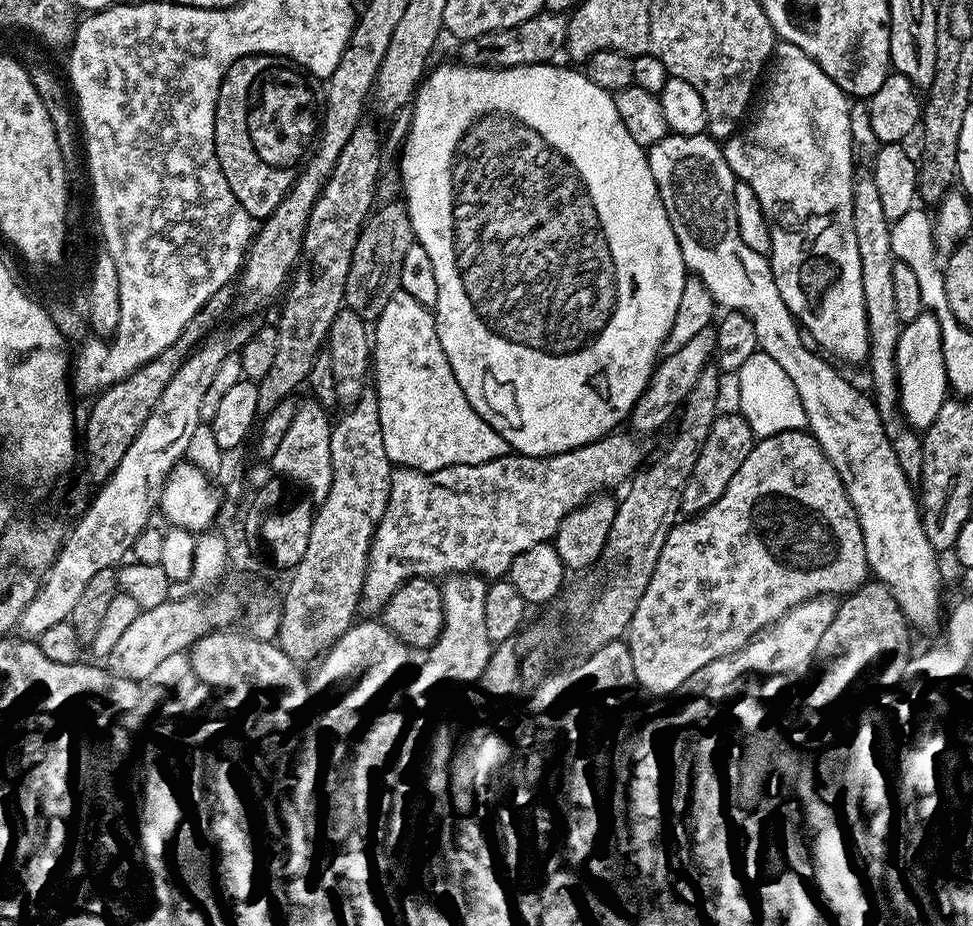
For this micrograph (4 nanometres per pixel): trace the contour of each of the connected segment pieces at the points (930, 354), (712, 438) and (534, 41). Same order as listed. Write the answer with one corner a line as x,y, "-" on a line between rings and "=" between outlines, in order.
922,311
914,322
900,329
896,347
896,382
898,385
898,408
906,419
907,427
926,430
938,418
945,400
949,399
948,361
942,358
942,330
940,320
932,312
=
735,411
717,415
716,421
710,426
710,434
706,434
706,442
702,442
702,450
698,454
698,462
694,462
694,470
686,482
686,490
682,490
681,513
685,517
694,516
706,510
730,486
730,478
738,474
738,466
746,462
746,454
750,454
754,437
750,426
743,416
=
547,10
526,18
516,28
494,30
487,38
465,40
459,45
463,63
477,68
513,68
531,64
547,64
555,61
556,55
565,51
564,43
568,33
567,19
559,12

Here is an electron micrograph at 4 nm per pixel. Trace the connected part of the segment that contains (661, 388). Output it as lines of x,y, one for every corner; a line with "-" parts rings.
708,327
694,334
686,346
681,346
679,350
674,350
674,354
664,356
652,370
652,376
648,379
648,385
643,394
638,398
638,402
632,407
630,417
631,431
636,434
640,432
656,432
668,419
675,417
679,413
685,398
694,382
698,382
698,374
702,374
704,368
713,363
716,354
716,328

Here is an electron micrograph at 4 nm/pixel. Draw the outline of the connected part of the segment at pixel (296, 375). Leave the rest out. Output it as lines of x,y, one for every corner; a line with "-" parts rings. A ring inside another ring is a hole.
361,122
354,134
350,134
350,142
342,146
342,154
338,154
338,162
310,210
304,231
302,259
290,277
286,288
288,297
280,308
280,317
274,320
274,327
278,330
275,357
269,372
256,384
261,417
270,414
278,402
289,399
292,391
307,381
314,358
325,349
330,326
334,326
334,318
338,318
344,307
350,258
354,254
358,234
373,207
372,199
376,196
383,156
384,144
380,141
379,130
368,122

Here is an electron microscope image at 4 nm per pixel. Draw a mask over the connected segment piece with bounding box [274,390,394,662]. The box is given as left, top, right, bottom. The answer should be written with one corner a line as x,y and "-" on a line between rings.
365,390
348,409
339,421
332,425
330,434
330,458
332,459
332,481
330,494
319,501
310,526
310,543
306,546
306,554
302,554
302,562
291,569
288,589
284,592
284,601
279,601
280,625
275,636
290,659
297,662
315,661
327,652
330,645
347,628
352,627
357,615
360,590
364,585
364,574
368,565
368,551
372,545
372,535
376,532
376,524
388,505
390,482
394,465
386,454
386,445
382,442
382,418
378,418
378,398
375,391

